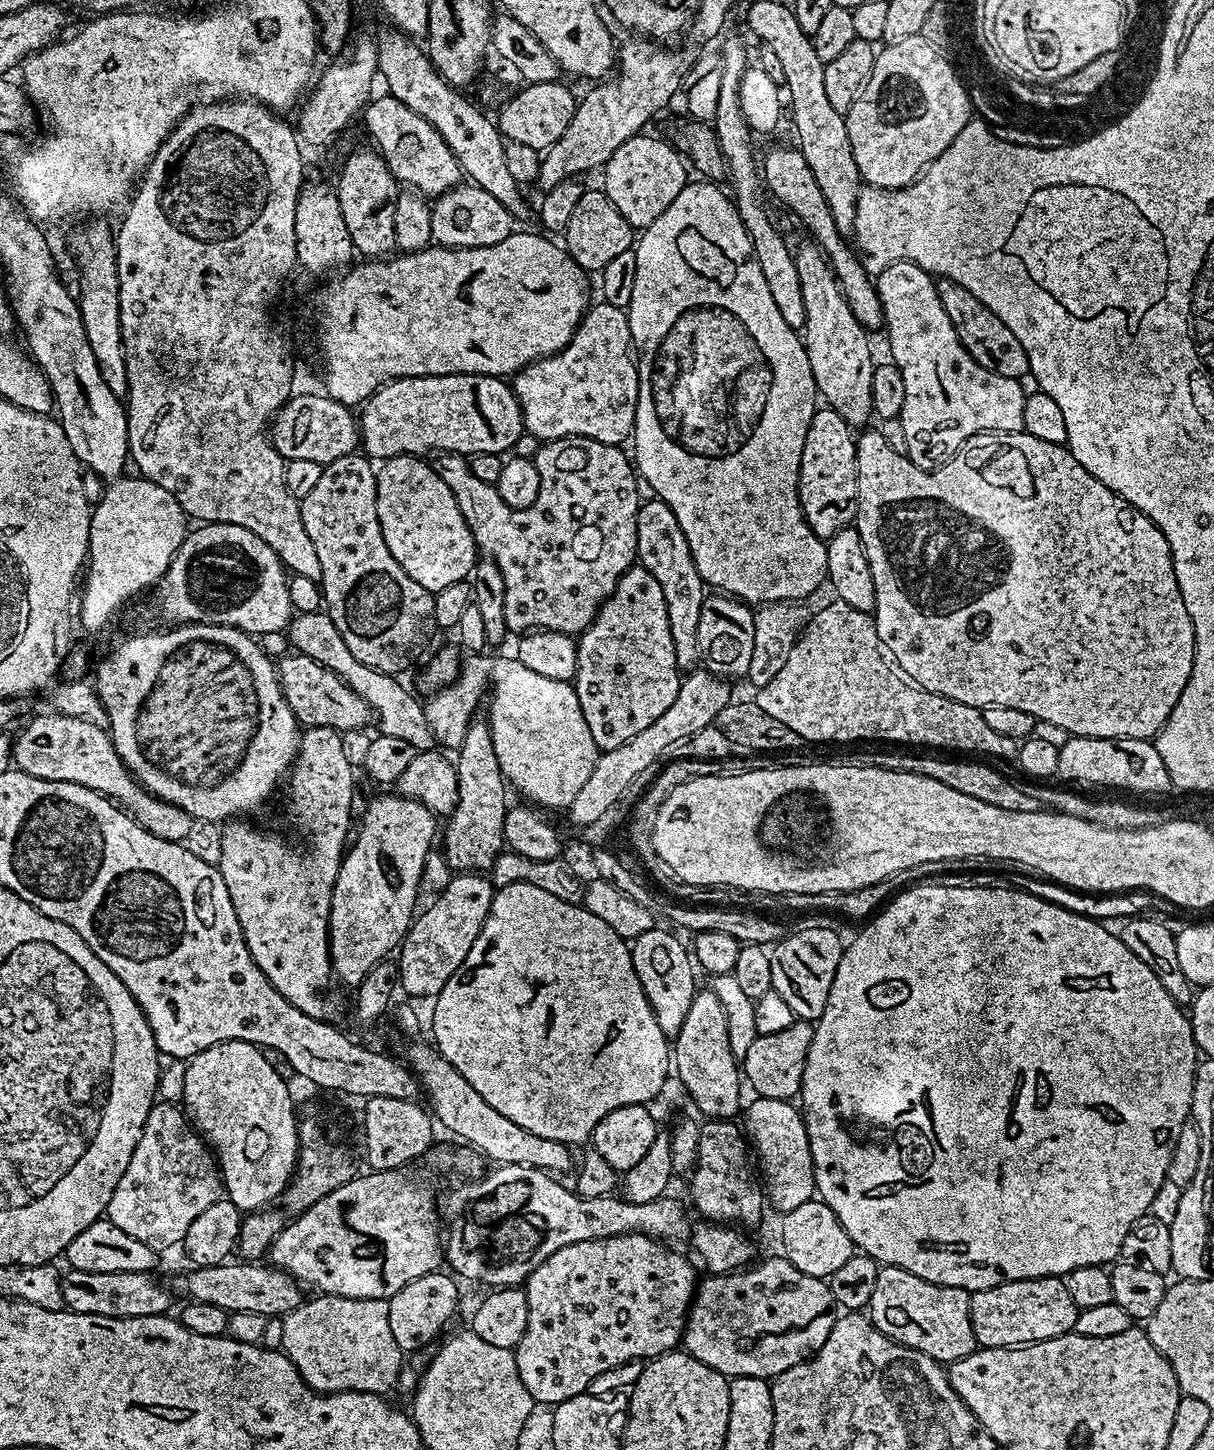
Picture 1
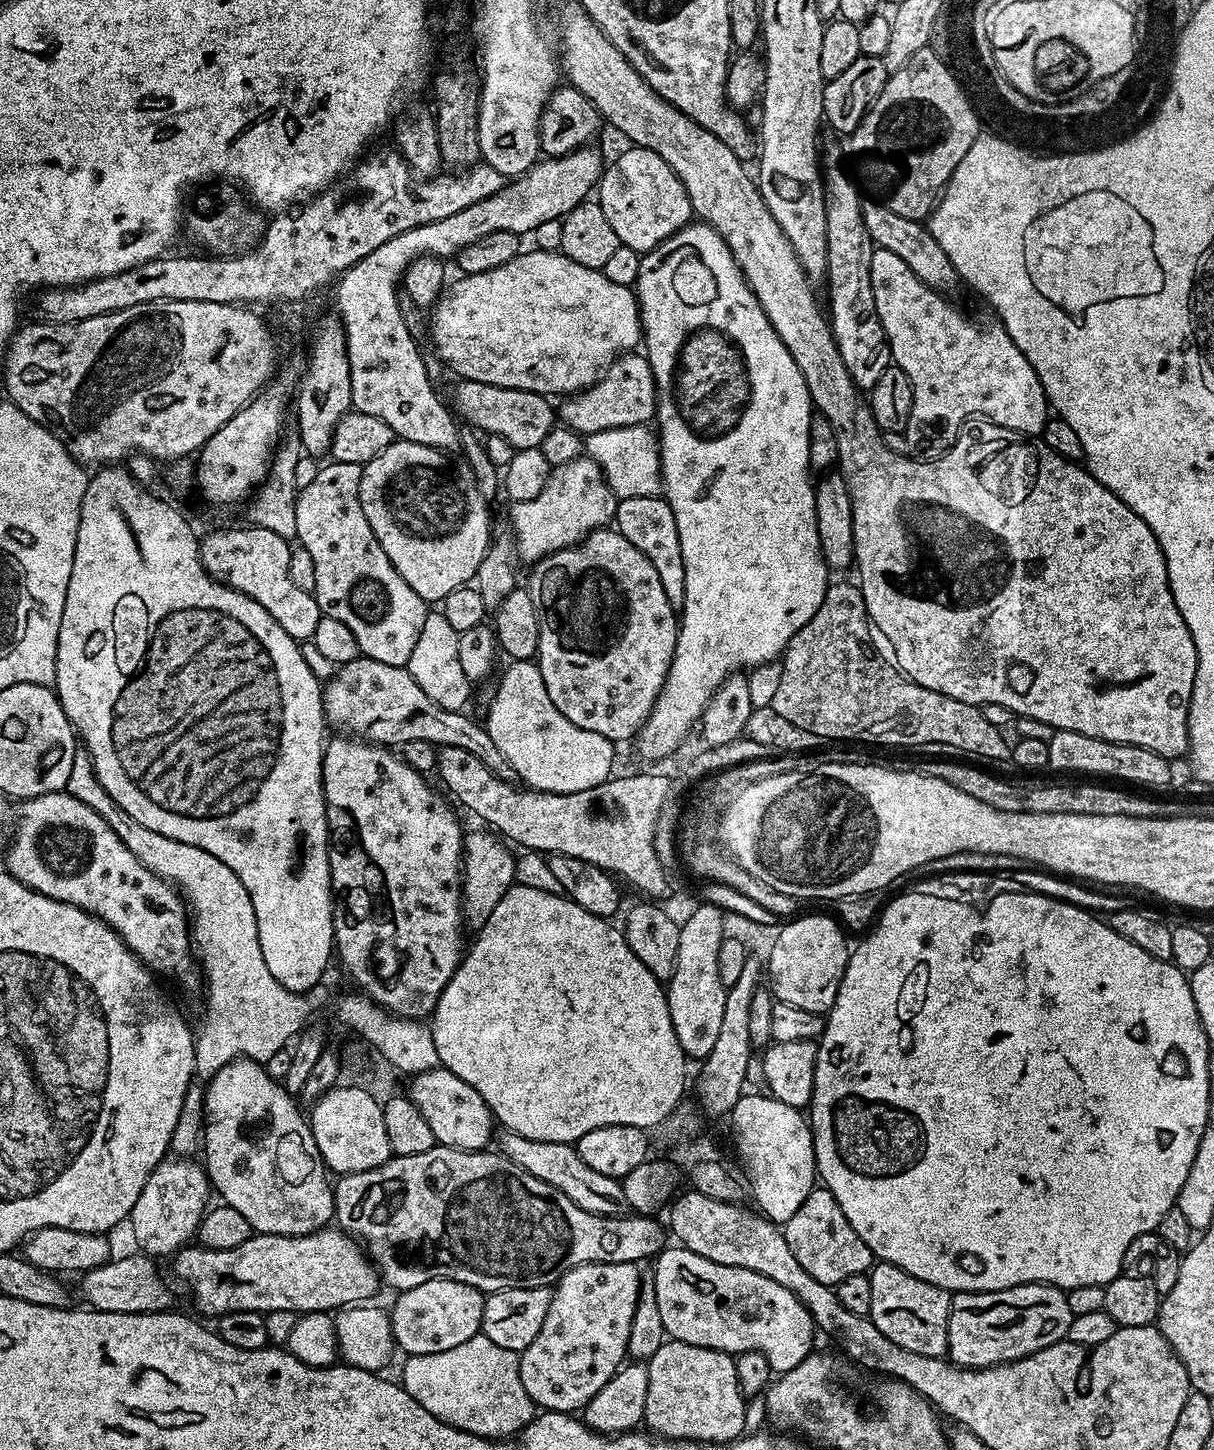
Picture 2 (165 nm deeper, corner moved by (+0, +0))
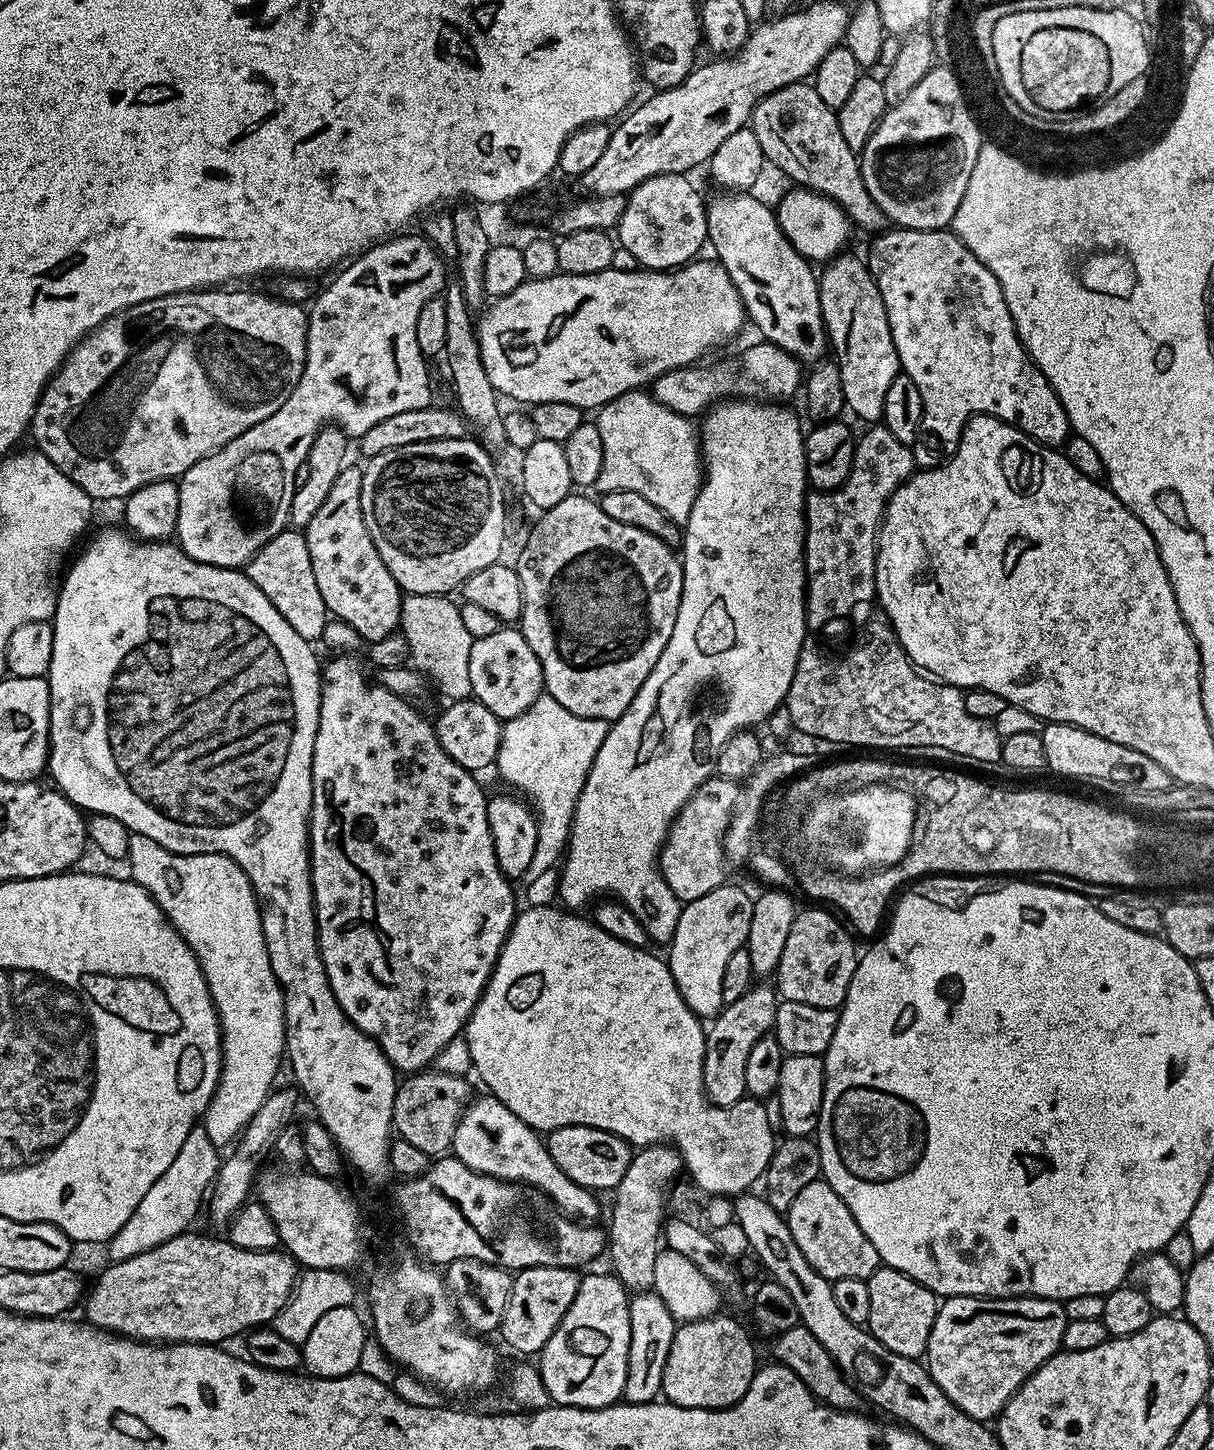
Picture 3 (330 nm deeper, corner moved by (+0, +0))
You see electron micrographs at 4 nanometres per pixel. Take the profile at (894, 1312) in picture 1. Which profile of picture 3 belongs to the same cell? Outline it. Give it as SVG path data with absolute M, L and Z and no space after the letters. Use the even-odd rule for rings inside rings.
M887 1266L876 1269L873 1276L869 1276L870 1314L866 1325L872 1337L882 1346L894 1350L894 1354L920 1358L927 1353L930 1330L934 1326L938 1297L926 1286L911 1280L906 1274Z

